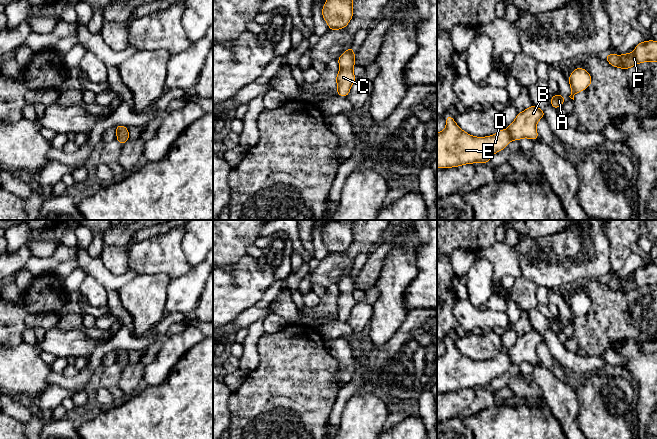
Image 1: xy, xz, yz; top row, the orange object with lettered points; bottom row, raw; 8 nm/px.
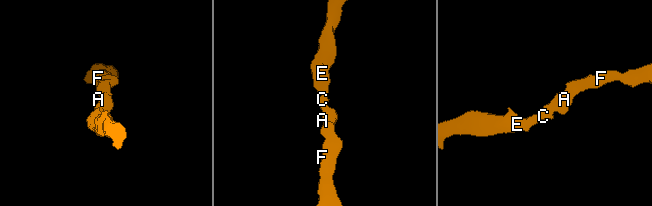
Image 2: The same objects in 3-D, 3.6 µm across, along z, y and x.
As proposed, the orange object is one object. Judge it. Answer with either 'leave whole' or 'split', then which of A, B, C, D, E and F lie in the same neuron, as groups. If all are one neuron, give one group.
leave whole; groups A B C D E F

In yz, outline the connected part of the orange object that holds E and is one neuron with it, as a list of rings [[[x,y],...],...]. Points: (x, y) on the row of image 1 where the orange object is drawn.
[[[531,105],[518,112],[508,129],[486,137],[475,137],[463,131],[450,115],[446,128],[437,133],[437,168],[459,167],[465,164],[489,163],[493,154],[505,149],[511,140],[539,139],[537,122],[545,117],[542,109]]]

